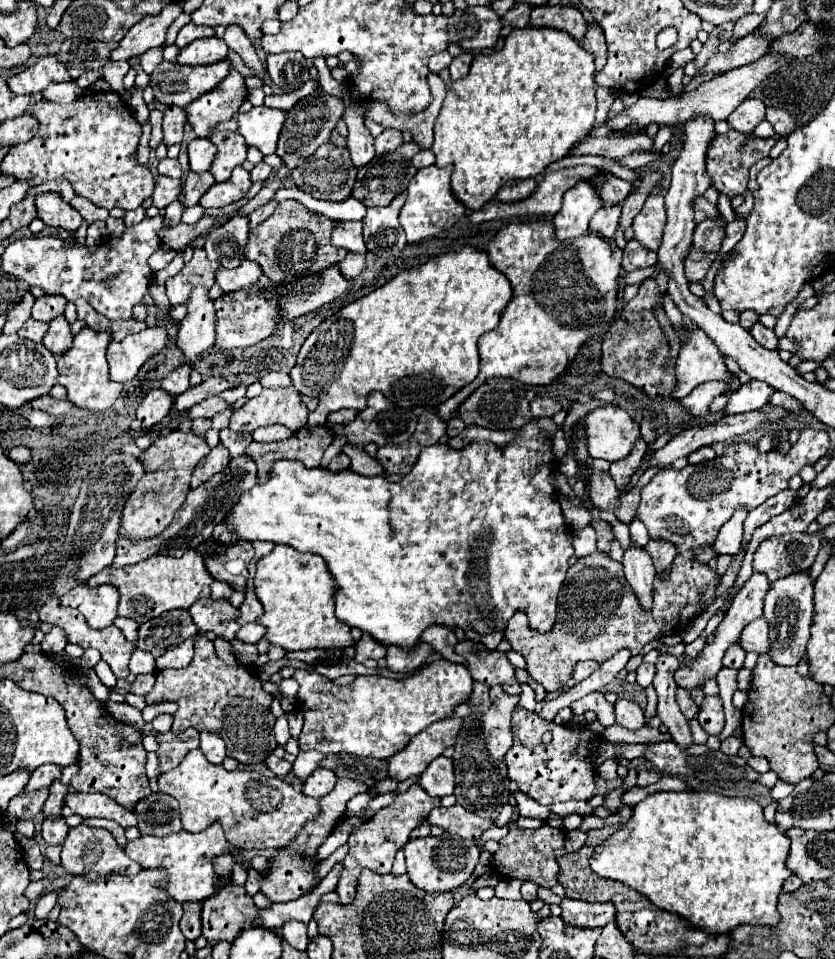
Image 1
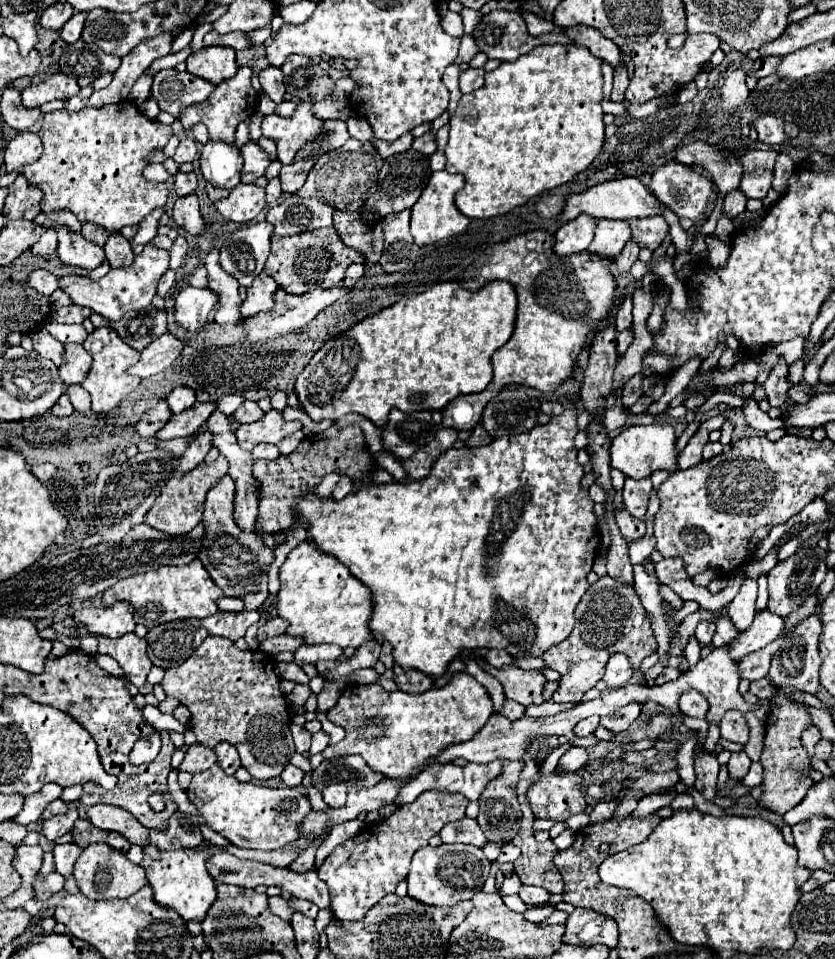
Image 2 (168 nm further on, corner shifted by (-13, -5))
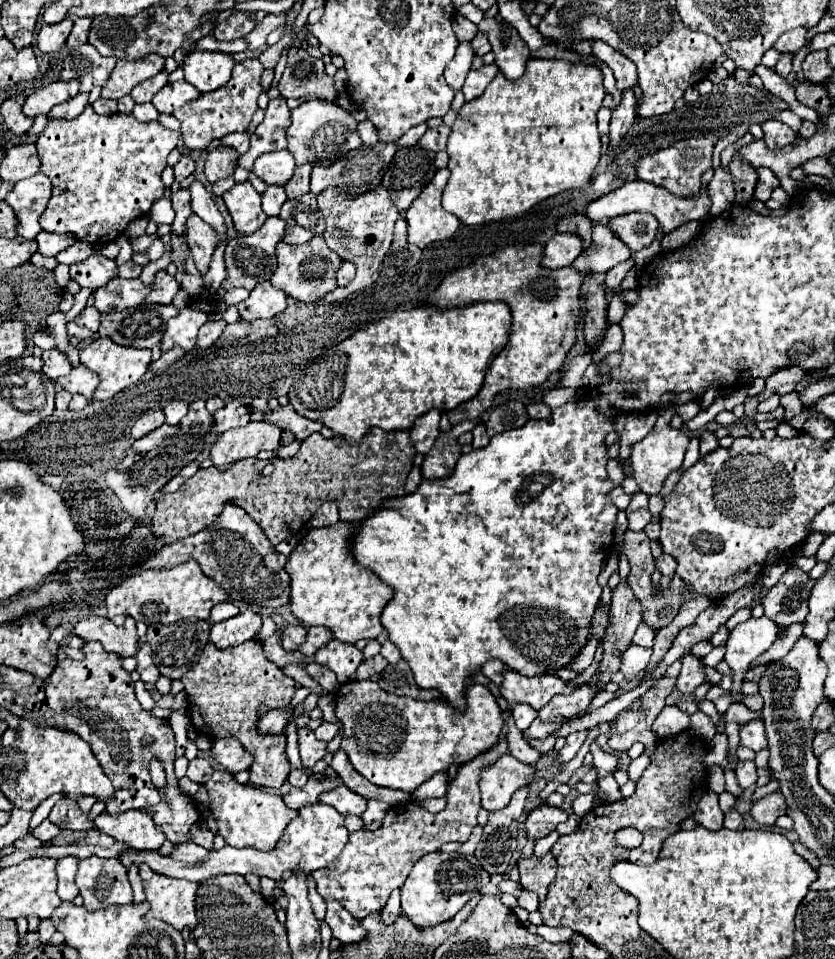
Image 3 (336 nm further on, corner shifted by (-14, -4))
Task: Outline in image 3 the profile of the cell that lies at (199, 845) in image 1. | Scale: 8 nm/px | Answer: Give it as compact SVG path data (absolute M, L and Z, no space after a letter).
M140 866L140 878L144 884L146 900L150 902L148 918L160 918L170 926L176 926L176 930L194 928L198 924L198 882L164 878L164 874L156 874L154 870L148 870L148 866Z

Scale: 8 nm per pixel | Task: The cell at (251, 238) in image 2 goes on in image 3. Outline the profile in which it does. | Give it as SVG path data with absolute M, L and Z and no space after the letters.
M270 216L264 226L260 226L260 230L256 230L254 234L248 234L248 236L236 236L232 240L228 240L228 246L226 246L226 270L228 270L228 278L226 282L222 284L224 290L230 290L234 286L242 286L246 290L254 290L254 286L258 282L264 282L264 280L270 280L272 272L276 270L276 242L280 242L284 238L284 232L286 232L286 222L282 218L276 218L276 216Z

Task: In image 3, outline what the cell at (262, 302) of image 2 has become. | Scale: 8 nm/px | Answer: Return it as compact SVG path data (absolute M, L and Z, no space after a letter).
M260 282L250 292L248 300L236 304L242 320L258 320L258 318L272 318L274 314L286 310L288 296L276 290L270 282Z

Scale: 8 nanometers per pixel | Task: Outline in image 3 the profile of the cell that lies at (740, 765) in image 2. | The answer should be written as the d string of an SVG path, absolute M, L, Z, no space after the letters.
M740 760L738 766L736 766L736 780L738 780L738 786L742 790L750 788L754 782L756 782L756 764L752 760Z

